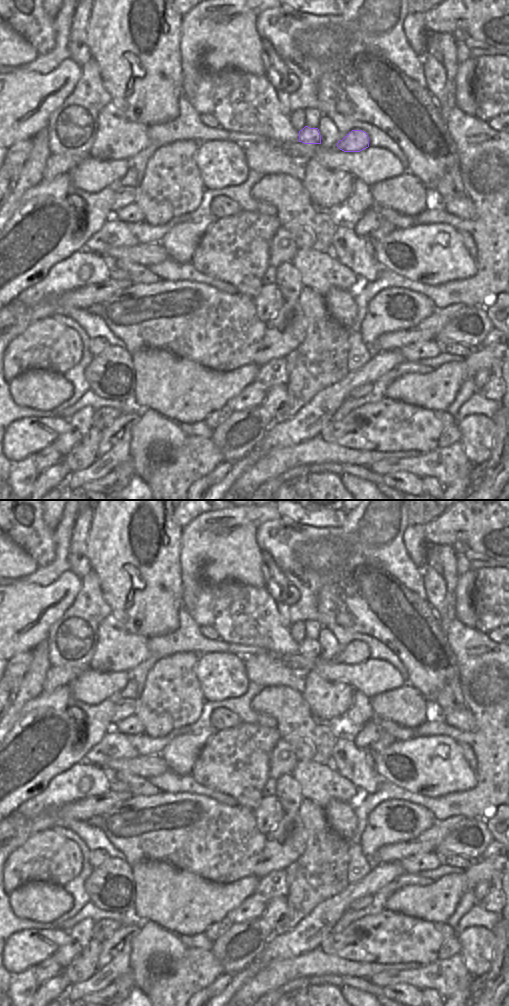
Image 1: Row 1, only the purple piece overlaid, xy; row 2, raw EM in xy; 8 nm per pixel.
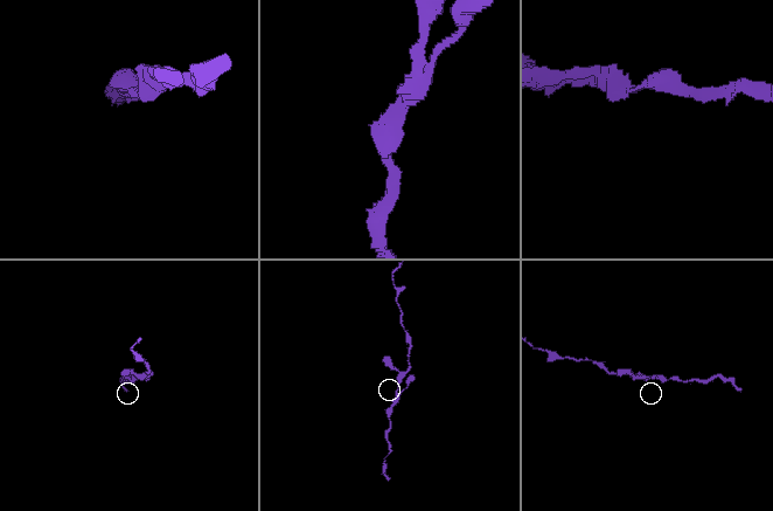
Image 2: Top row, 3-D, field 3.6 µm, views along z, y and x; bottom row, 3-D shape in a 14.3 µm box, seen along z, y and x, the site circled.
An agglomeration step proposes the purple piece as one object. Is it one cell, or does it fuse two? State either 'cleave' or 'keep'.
keep

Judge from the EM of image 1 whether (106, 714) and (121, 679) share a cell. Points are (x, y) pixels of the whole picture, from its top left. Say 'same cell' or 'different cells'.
different cells

